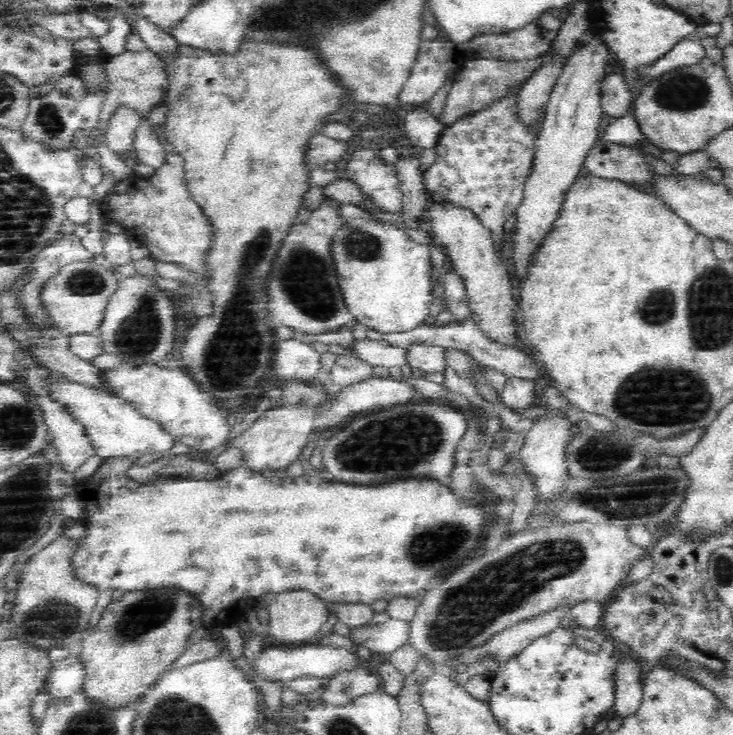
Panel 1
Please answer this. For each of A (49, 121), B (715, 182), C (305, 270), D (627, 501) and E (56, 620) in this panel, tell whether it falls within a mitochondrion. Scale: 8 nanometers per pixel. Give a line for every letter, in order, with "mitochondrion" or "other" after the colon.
A: mitochondrion
B: other
C: mitochondrion
D: mitochondrion
E: mitochondrion

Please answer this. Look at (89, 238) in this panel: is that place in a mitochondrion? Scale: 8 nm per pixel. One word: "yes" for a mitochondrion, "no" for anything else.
no

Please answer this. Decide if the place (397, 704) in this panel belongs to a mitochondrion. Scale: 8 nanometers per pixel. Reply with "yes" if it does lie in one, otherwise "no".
no

